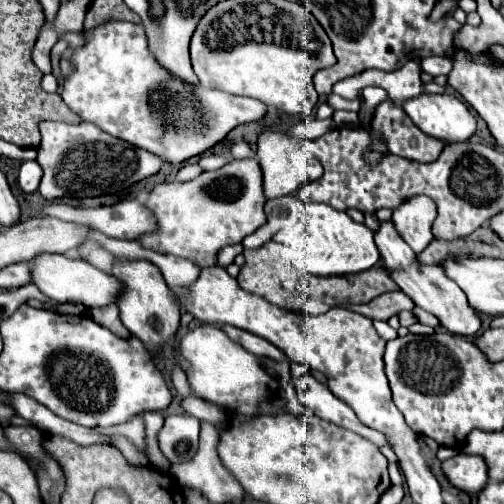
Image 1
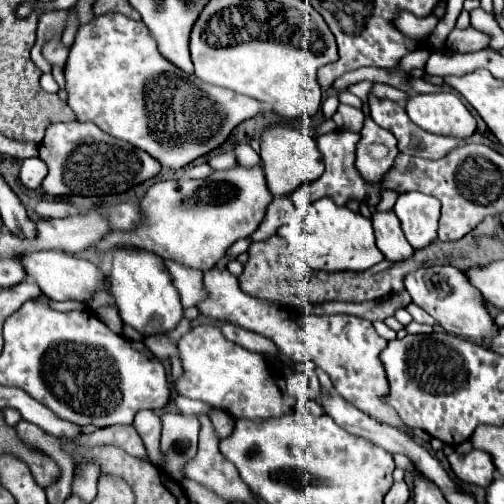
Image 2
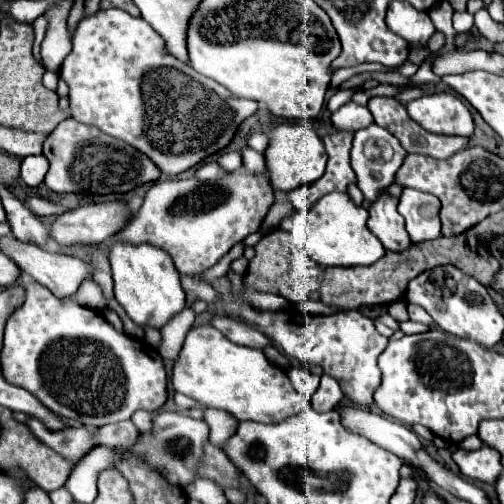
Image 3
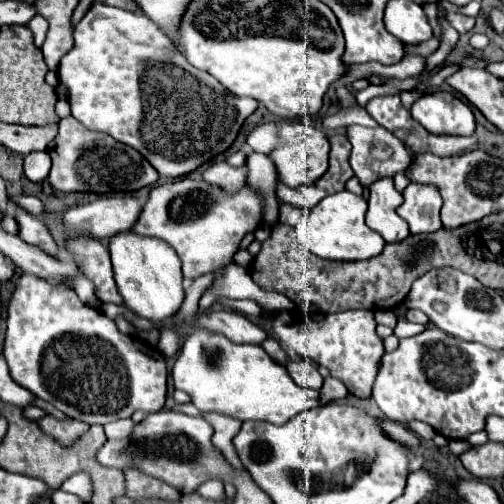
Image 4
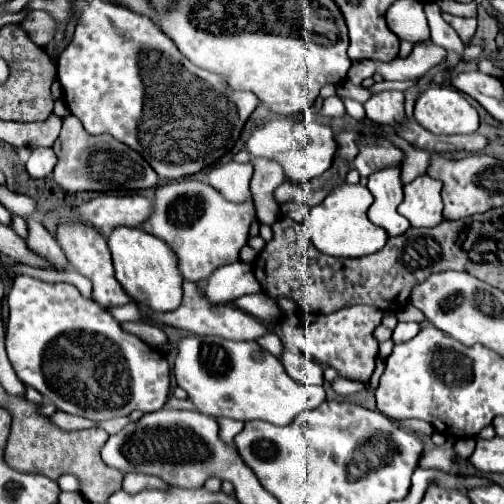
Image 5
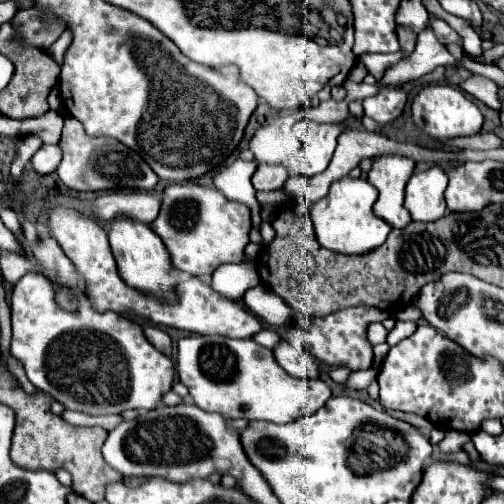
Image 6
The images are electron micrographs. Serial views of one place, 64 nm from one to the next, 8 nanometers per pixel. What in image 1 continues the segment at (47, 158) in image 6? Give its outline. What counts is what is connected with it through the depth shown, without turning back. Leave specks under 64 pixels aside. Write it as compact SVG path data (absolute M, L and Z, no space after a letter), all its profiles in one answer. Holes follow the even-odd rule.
M36 160L22 162L20 174L18 174L18 186L20 186L22 192L26 192L26 194L36 192L38 184L40 184L40 178L42 178L42 168L38 166Z

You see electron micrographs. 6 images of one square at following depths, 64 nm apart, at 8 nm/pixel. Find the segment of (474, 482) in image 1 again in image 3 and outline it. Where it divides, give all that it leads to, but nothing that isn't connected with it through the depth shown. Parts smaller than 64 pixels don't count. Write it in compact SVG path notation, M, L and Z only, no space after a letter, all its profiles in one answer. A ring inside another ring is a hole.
M482 446L474 452L466 450L456 450L452 454L452 460L458 464L462 476L470 480L480 480L480 482L496 482L498 474L502 472L500 464L500 454L488 446Z

